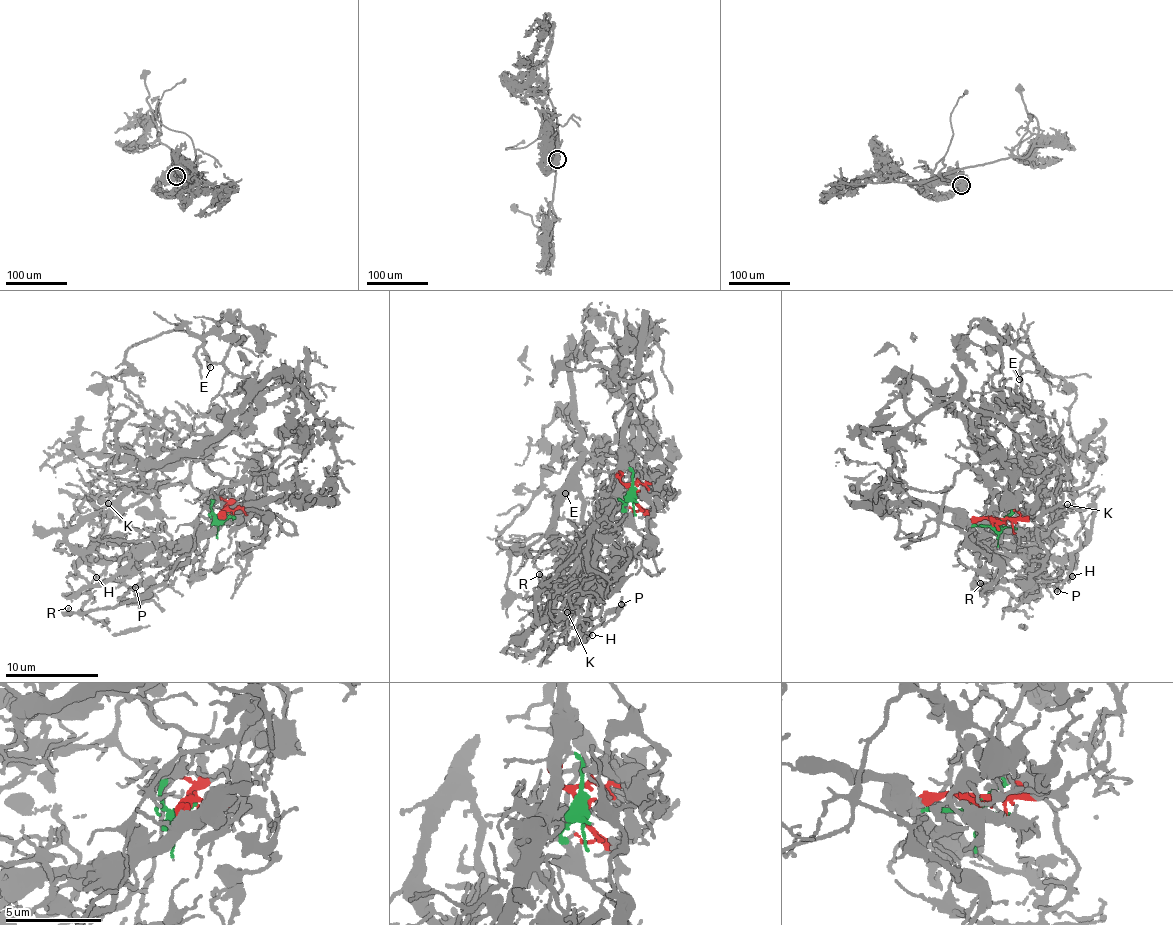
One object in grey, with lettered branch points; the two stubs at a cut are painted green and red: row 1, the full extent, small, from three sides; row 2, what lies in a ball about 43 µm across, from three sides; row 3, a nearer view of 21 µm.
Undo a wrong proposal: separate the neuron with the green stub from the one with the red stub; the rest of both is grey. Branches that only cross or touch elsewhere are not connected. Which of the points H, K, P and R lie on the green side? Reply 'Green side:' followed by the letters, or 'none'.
Green side: none

